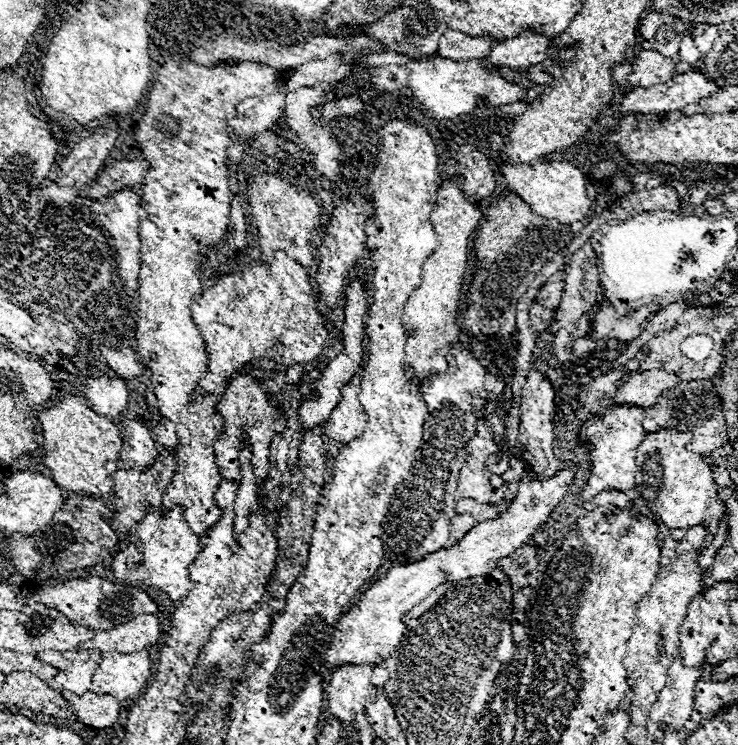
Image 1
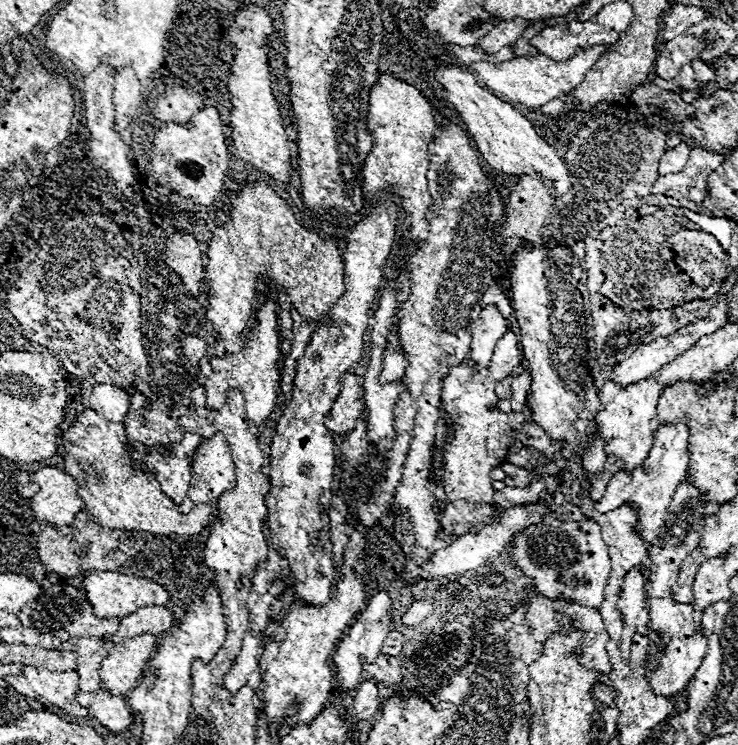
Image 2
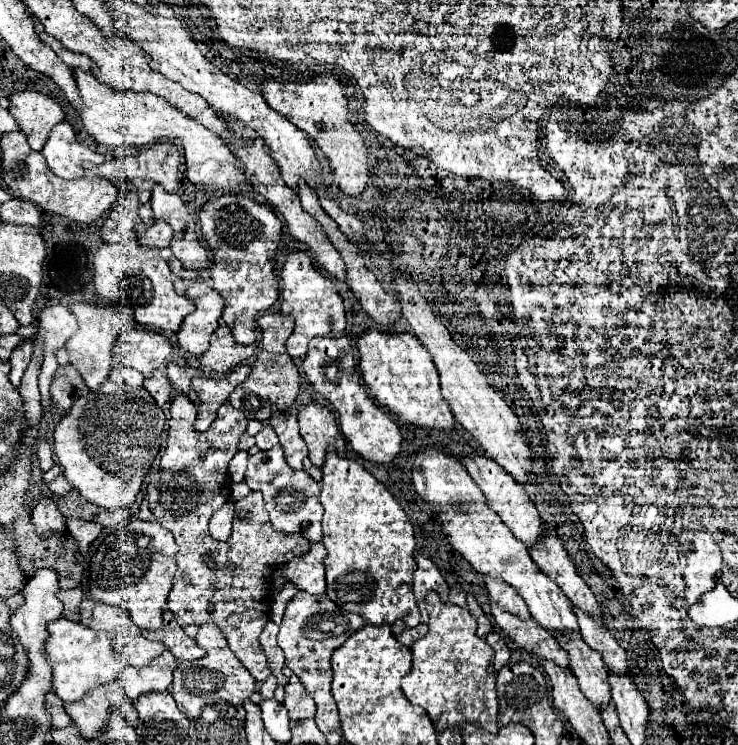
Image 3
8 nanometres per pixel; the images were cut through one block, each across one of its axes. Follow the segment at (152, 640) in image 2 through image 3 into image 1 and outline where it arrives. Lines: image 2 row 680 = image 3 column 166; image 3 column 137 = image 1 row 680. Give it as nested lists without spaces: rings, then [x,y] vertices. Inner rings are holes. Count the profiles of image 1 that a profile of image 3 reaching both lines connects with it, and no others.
[[[146,650],[134,654],[104,652],[94,672],[90,690],[98,696],[110,694],[118,702],[140,696],[150,678],[150,658]]]

